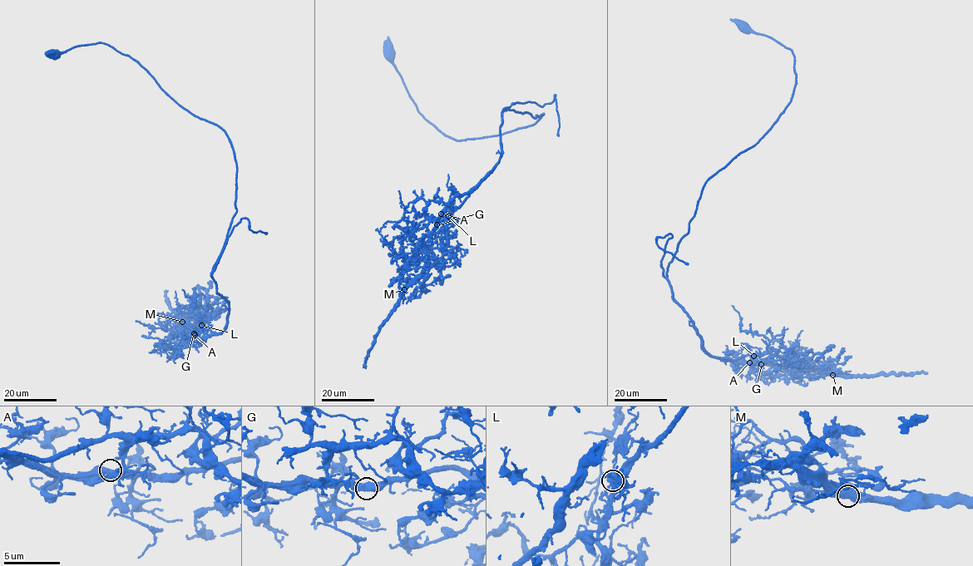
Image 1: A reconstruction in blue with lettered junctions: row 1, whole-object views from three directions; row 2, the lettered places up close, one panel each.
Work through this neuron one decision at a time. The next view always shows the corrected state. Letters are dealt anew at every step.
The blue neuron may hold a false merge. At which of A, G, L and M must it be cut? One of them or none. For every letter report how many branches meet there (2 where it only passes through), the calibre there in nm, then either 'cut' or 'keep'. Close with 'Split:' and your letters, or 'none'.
A: 2 | 600 nm | keep
G: 2 | 650 nm | keep
L: 2 | 600 nm | keep
M: 2 | 650 nm | cut
Split: M

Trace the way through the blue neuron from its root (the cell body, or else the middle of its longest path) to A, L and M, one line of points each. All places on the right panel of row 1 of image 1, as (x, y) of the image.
A: (743, 27), (791, 49), (792, 95), (753, 146), (705, 184), (667, 274), (702, 349), (749, 362)
L: (743, 27), (791, 49), (792, 95), (753, 146), (705, 184), (667, 274), (702, 349), (731, 360), (753, 356)
M: (743, 27), (791, 49), (792, 95), (705, 184), (667, 279), (703, 351), (833, 375)

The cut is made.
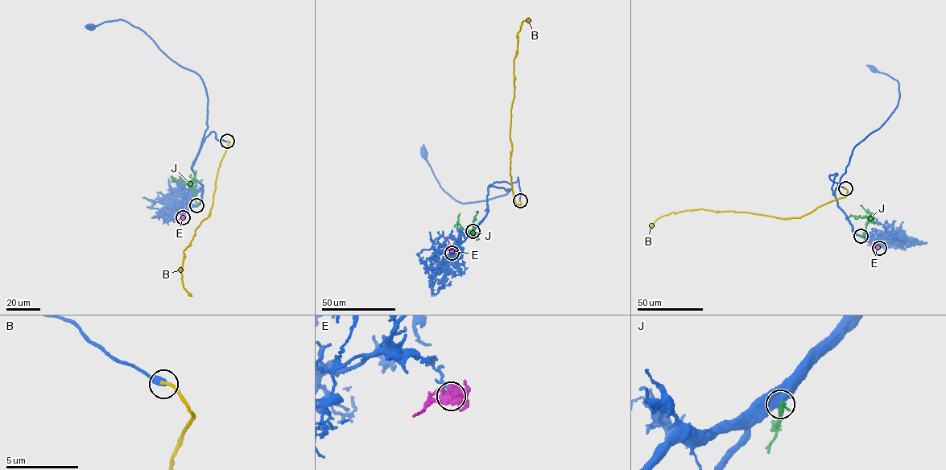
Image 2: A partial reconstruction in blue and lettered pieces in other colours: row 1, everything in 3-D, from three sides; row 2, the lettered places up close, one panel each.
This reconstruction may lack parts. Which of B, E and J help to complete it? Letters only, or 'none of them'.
B

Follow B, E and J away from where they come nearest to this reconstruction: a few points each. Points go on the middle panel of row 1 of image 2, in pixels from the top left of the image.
B: (520, 200), (521, 204), (516, 204), (513, 195), (510, 131), (518, 32), (522, 21), (530, 20)
E: (452, 253), (447, 238)
J: (472, 231), (472, 233), (466, 231), (459, 224), (460, 213)

